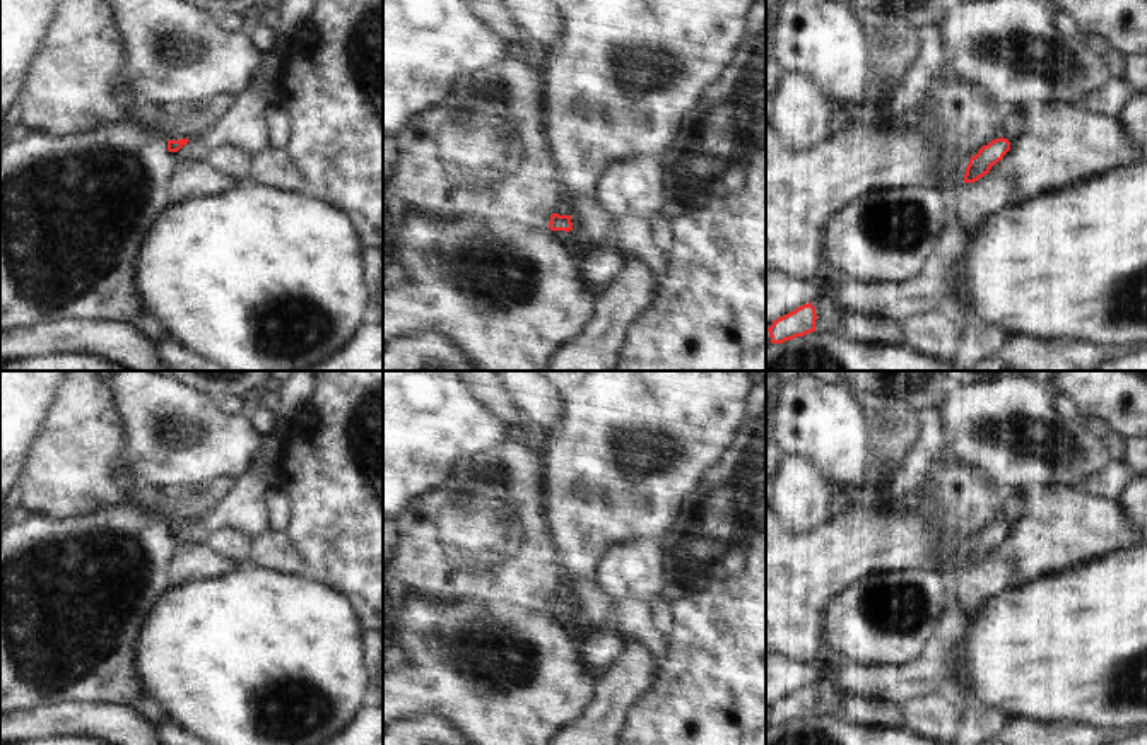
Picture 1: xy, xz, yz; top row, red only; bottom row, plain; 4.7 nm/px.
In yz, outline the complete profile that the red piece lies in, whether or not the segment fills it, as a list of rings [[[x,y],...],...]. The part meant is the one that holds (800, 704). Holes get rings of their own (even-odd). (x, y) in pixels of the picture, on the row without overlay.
[[[812,685],[797,690],[795,694],[773,704],[768,711],[771,726],[783,726],[815,714],[815,702],[817,697]]]

